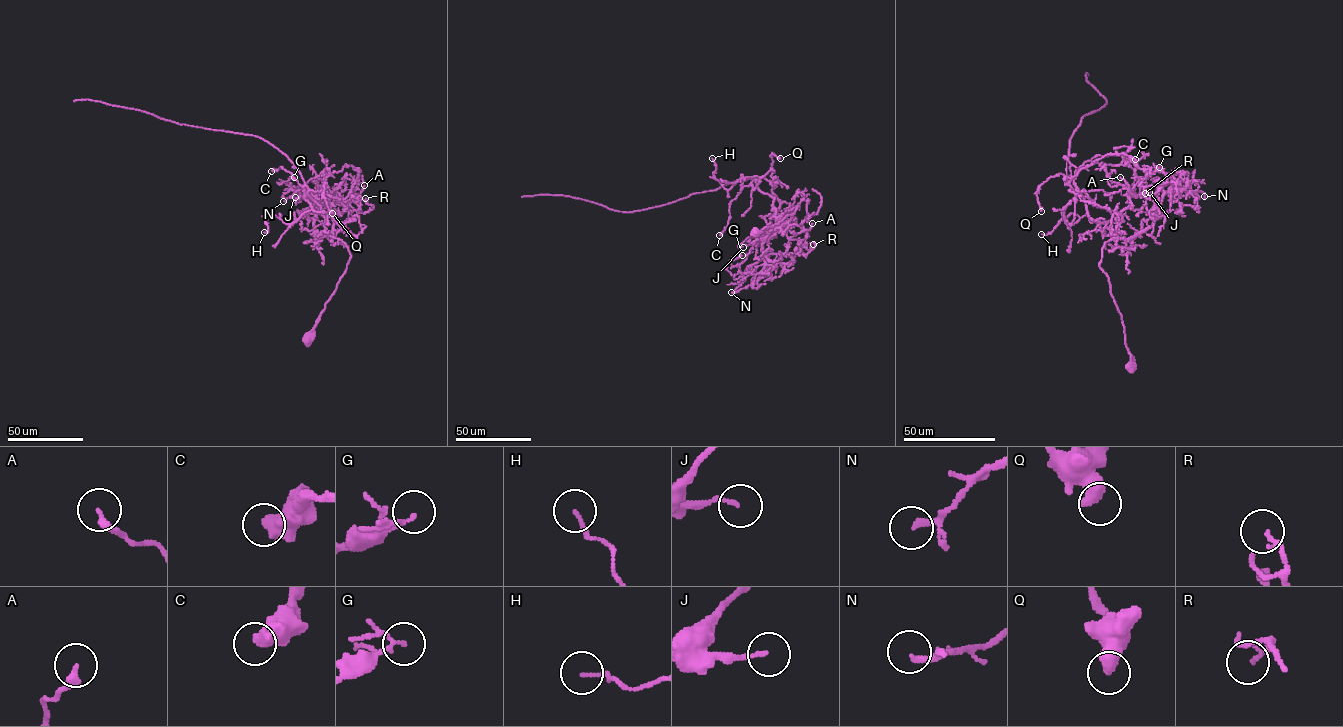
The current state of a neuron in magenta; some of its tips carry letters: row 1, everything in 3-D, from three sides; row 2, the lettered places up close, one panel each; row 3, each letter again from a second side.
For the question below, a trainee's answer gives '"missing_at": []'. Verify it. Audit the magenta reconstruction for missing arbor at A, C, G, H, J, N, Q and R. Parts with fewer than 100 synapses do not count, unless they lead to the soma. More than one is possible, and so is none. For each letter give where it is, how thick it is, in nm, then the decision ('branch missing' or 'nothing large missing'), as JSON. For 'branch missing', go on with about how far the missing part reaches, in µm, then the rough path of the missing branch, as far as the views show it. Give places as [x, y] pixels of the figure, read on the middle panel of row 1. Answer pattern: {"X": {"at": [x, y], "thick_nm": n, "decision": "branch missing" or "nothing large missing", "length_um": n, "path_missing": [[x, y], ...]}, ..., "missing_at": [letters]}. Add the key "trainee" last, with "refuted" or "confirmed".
{"A": {"at": [812, 223], "thick_nm": 280, "decision": "nothing large missing"}, "C": {"at": [719, 235], "thick_nm": 550, "decision": "nothing large missing"}, "G": {"at": [742, 255], "thick_nm": 100, "decision": "nothing large missing"}, "H": {"at": [712, 158], "thick_nm": 120, "decision": "nothing large missing"}, "J": {"at": [743, 247], "thick_nm": 140, "decision": "nothing large missing"}, "N": {"at": [731, 292], "thick_nm": 160, "decision": "nothing large missing"}, "Q": {"at": [780, 158], "thick_nm": 600, "decision": "nothing large missing"}, "R": {"at": [813, 244], "thick_nm": 150, "decision": "nothing large missing"}, "missing_at": [], "trainee": "confirmed"}

